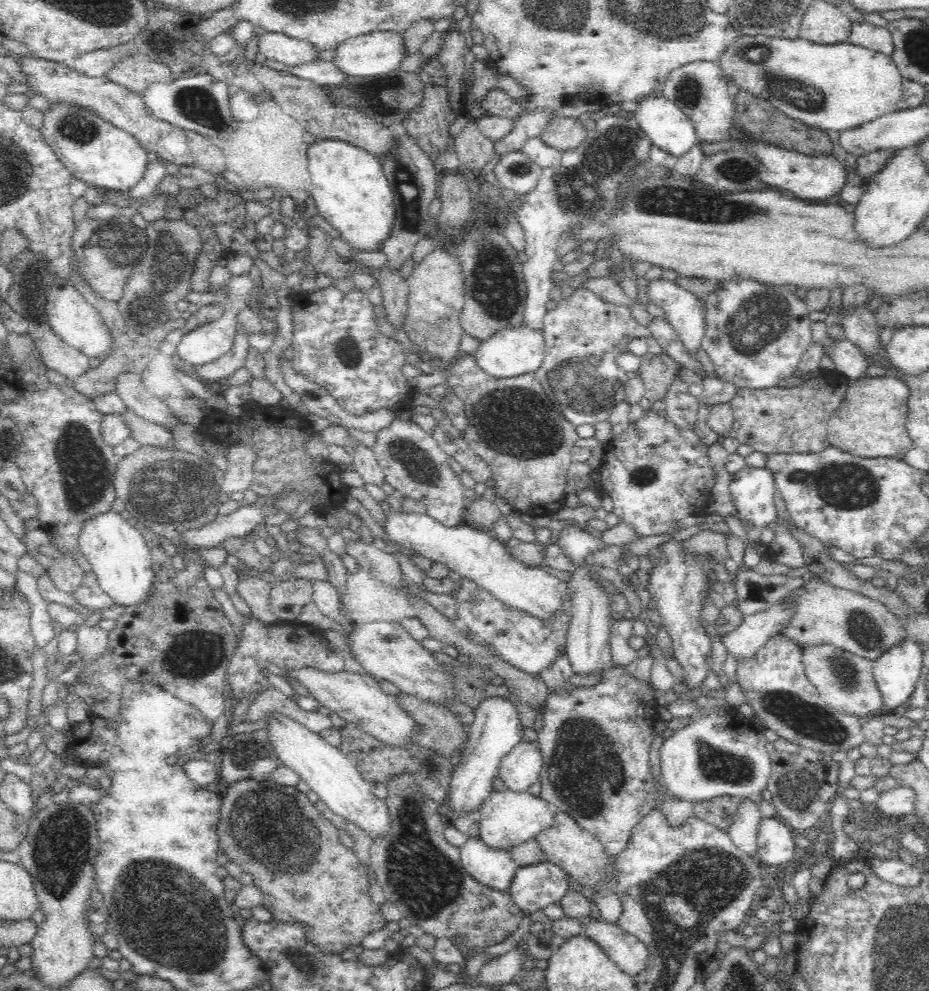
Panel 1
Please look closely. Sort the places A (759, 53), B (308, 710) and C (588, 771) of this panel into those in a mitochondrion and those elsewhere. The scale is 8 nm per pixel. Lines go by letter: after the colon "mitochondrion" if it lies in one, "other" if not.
A: mitochondrion
B: other
C: mitochondrion

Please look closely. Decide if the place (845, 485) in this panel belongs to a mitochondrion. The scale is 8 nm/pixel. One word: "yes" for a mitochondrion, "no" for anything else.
yes

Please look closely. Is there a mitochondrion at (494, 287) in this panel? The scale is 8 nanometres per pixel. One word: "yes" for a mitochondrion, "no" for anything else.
yes

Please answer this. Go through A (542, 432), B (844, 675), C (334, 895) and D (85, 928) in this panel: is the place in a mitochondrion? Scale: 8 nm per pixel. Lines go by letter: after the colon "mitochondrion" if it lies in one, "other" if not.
A: mitochondrion
B: mitochondrion
C: other
D: other

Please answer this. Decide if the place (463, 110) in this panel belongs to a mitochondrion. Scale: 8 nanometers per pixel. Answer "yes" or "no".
no

